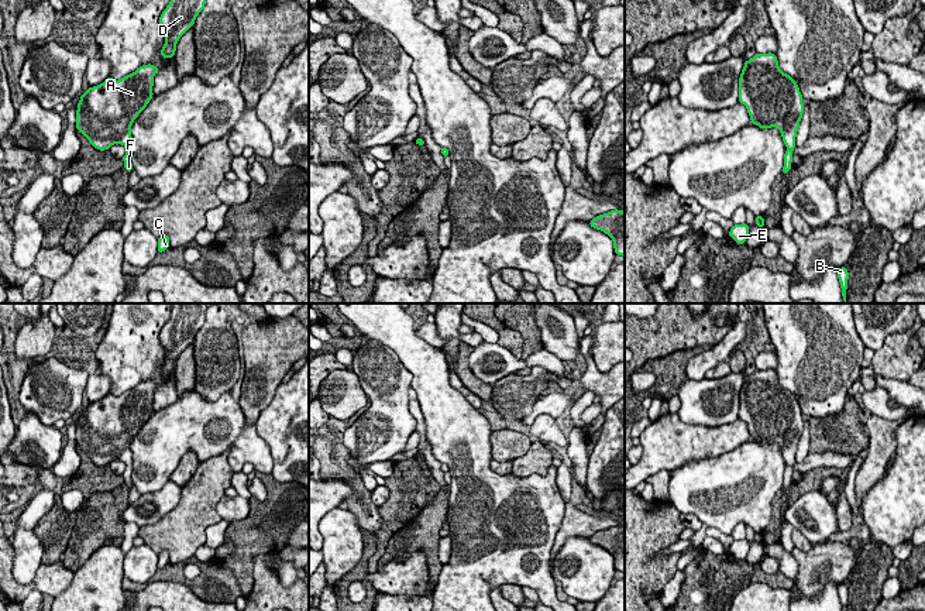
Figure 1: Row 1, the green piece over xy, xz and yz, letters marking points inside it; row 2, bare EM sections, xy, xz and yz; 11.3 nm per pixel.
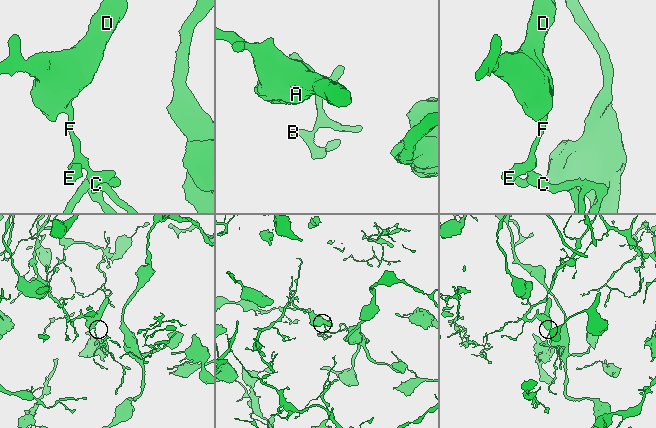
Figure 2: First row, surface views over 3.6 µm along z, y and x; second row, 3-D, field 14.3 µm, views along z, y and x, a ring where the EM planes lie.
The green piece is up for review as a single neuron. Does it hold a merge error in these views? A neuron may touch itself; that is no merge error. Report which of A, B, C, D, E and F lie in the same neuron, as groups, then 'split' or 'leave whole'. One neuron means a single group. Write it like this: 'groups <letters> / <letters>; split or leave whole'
groups A B C D E F; leave whole

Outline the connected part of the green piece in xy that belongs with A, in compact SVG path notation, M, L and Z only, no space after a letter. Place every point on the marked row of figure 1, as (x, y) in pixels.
M152 63L140 66L120 80L110 76L80 96L76 110L76 128L100 150L113 144L125 147L124 168L133 171L131 126L152 99L154 75L159 69Z

